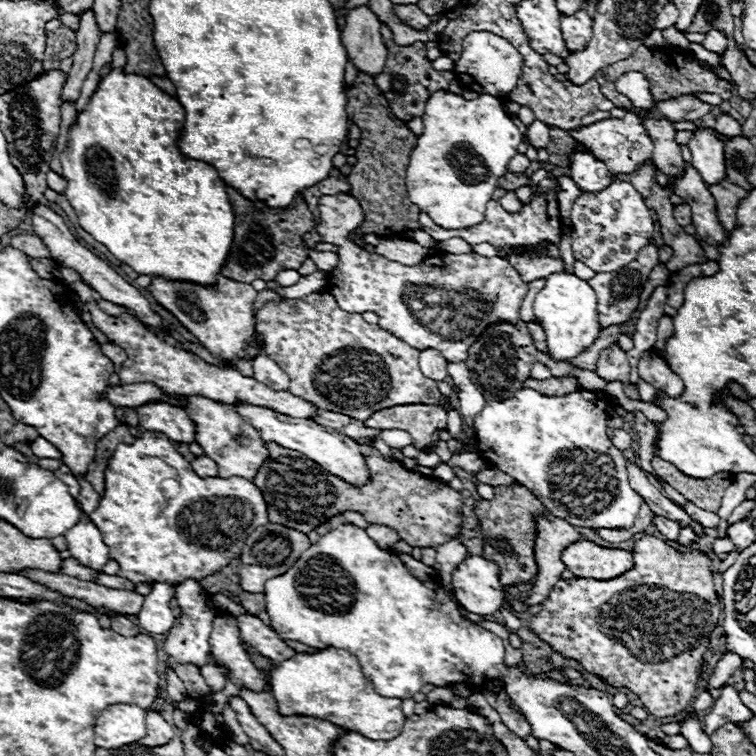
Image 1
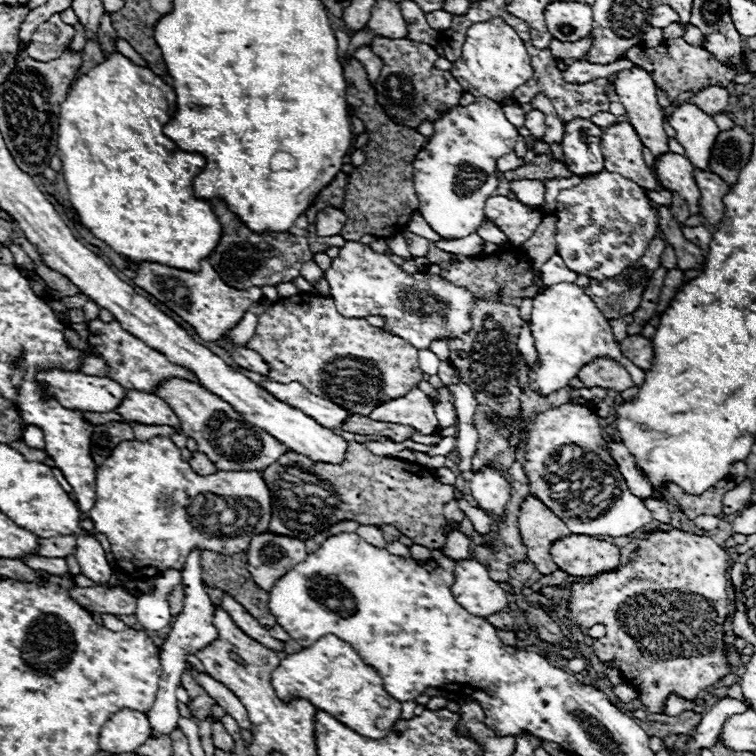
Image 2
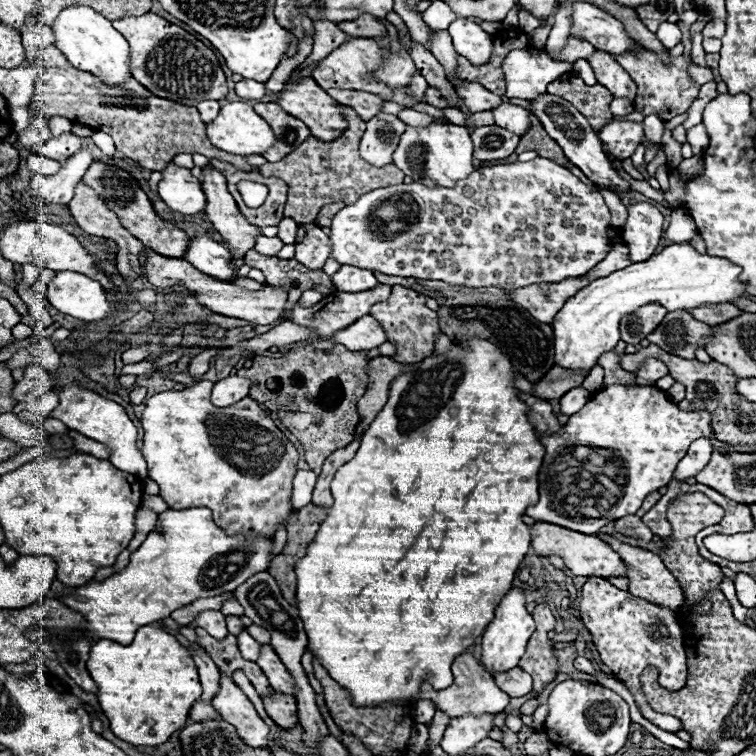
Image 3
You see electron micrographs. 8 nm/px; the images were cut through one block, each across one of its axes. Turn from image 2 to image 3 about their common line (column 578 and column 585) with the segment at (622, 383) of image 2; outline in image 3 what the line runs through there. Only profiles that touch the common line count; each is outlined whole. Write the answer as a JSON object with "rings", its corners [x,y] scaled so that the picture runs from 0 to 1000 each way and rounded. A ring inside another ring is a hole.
{"rings":[[[733,484],[714,505],[706,508],[706,521],[720,529],[743,526],[757,513],[765,513],[770,503],[775,503],[775,497],[778,492],[759,492],[759,489]]]}

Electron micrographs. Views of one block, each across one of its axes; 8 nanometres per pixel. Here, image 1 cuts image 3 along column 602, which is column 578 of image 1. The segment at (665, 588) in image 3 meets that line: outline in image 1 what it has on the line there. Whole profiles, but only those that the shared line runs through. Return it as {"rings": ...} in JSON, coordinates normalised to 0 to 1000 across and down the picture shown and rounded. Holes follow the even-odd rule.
{"rings":[[[728,677],[712,685],[712,709],[706,722],[712,759],[701,788],[693,796],[696,802],[709,802],[720,796],[728,778],[743,765],[743,757],[749,754],[743,743],[743,728],[762,714],[767,714],[767,706],[749,688],[735,685]]]}

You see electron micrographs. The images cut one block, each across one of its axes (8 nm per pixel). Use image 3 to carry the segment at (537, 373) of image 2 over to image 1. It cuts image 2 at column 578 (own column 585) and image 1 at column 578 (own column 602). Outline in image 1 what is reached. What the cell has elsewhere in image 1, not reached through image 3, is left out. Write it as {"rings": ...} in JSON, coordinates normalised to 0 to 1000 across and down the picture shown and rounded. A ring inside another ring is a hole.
{"rings":[[[733,360],[722,368],[722,376],[706,399],[706,415],[720,434],[730,476],[751,479],[754,474],[772,466],[780,455],[786,455],[796,437],[788,413],[788,386],[775,370],[751,360]]]}

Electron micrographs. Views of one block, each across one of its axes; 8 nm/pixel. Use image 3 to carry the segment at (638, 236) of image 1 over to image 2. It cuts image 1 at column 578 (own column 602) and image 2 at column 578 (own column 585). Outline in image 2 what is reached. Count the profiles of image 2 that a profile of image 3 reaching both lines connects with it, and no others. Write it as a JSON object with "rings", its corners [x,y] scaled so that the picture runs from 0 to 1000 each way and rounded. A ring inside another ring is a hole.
{"rings":[[[796,225],[772,233],[767,243],[749,249],[735,270],[735,325],[749,354],[783,370],[804,370],[849,341],[870,307],[870,288],[854,254],[817,228]]]}

